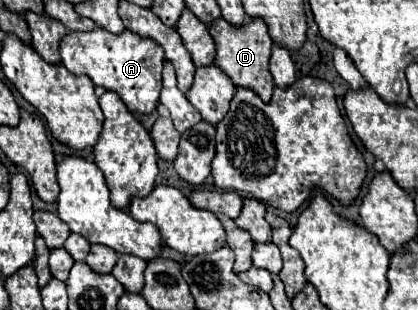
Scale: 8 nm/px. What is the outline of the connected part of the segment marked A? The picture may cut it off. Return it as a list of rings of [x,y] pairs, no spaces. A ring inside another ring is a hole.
[[[105,29],[87,33],[69,31],[69,35],[61,41],[59,53],[61,63],[73,75],[87,75],[97,87],[115,91],[131,113],[149,115],[157,109],[163,71],[163,55],[157,43],[149,39],[137,39],[137,35],[131,31],[123,31],[121,35],[113,35]]]

